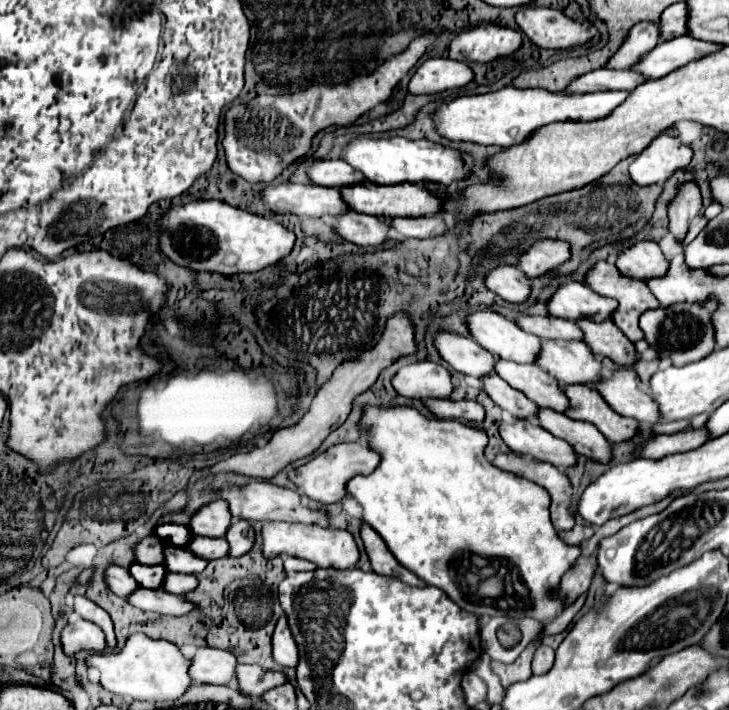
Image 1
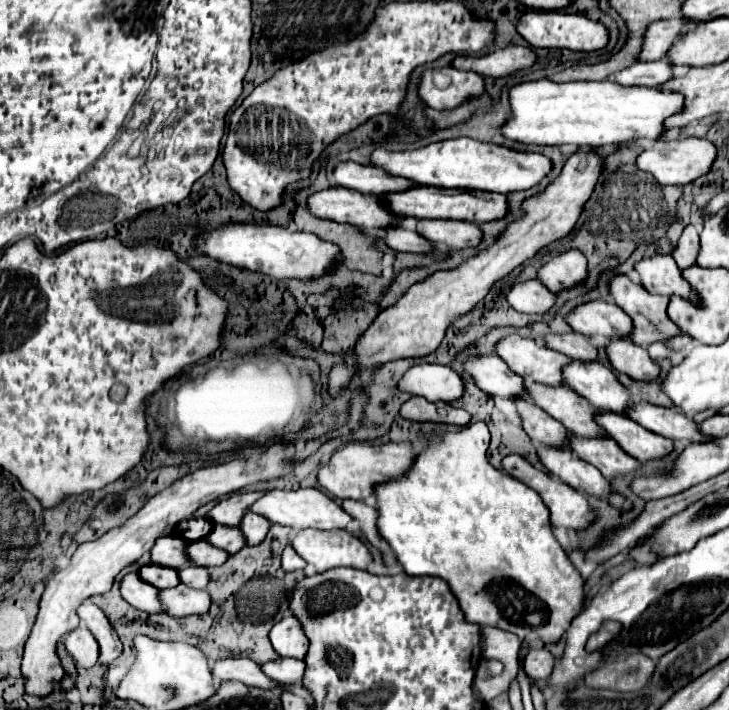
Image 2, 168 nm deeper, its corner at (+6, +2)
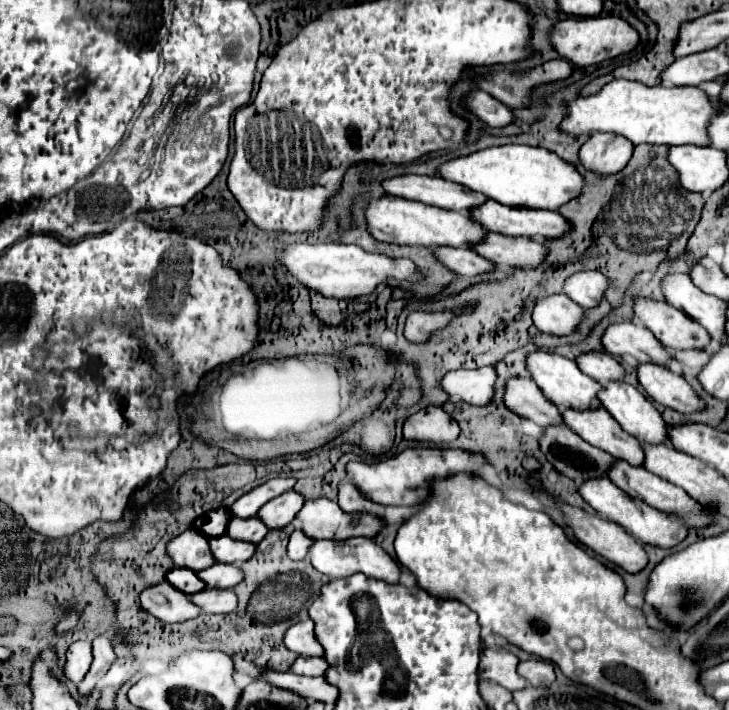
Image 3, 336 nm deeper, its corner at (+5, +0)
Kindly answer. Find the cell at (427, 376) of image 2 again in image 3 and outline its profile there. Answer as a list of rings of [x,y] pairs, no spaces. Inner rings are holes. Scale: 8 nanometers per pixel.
[[[484,366],[476,370],[454,370],[440,380],[440,388],[452,398],[460,398],[468,404],[480,406],[492,400],[494,380],[496,374],[492,366]]]

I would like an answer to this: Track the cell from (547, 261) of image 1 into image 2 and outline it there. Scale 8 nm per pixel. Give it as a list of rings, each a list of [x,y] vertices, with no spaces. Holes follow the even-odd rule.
[[[569,250],[559,256],[553,256],[539,270],[539,280],[551,292],[561,292],[579,286],[587,280],[587,260],[579,250]]]

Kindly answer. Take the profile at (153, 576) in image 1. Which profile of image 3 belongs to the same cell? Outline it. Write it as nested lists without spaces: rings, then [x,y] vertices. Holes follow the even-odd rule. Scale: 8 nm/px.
[[[172,568],[166,574],[166,582],[184,594],[196,594],[204,588],[202,580],[198,580],[198,576],[186,568]]]

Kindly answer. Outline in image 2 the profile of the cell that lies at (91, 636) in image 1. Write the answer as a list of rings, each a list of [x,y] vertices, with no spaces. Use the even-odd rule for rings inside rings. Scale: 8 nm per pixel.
[[[81,624],[79,628],[75,628],[71,634],[67,634],[63,638],[63,644],[79,668],[87,670],[97,664],[99,646],[97,646],[97,640],[93,638],[93,634],[87,630],[87,626]]]

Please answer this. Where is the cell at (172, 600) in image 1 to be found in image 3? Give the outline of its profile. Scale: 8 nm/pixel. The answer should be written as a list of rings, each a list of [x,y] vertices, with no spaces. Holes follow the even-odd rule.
[[[206,588],[202,592],[190,594],[190,602],[194,602],[204,614],[226,614],[236,608],[236,596],[232,590],[216,590]]]

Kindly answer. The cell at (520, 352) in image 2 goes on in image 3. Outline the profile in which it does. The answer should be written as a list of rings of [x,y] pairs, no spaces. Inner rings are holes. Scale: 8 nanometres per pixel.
[[[534,350],[526,354],[526,370],[530,372],[532,380],[538,384],[538,388],[542,390],[542,394],[558,408],[578,408],[578,410],[586,410],[586,408],[596,408],[600,406],[596,400],[596,392],[598,392],[598,382],[592,380],[590,376],[586,376],[574,360],[568,360],[560,354],[554,352],[546,352],[546,350]]]

